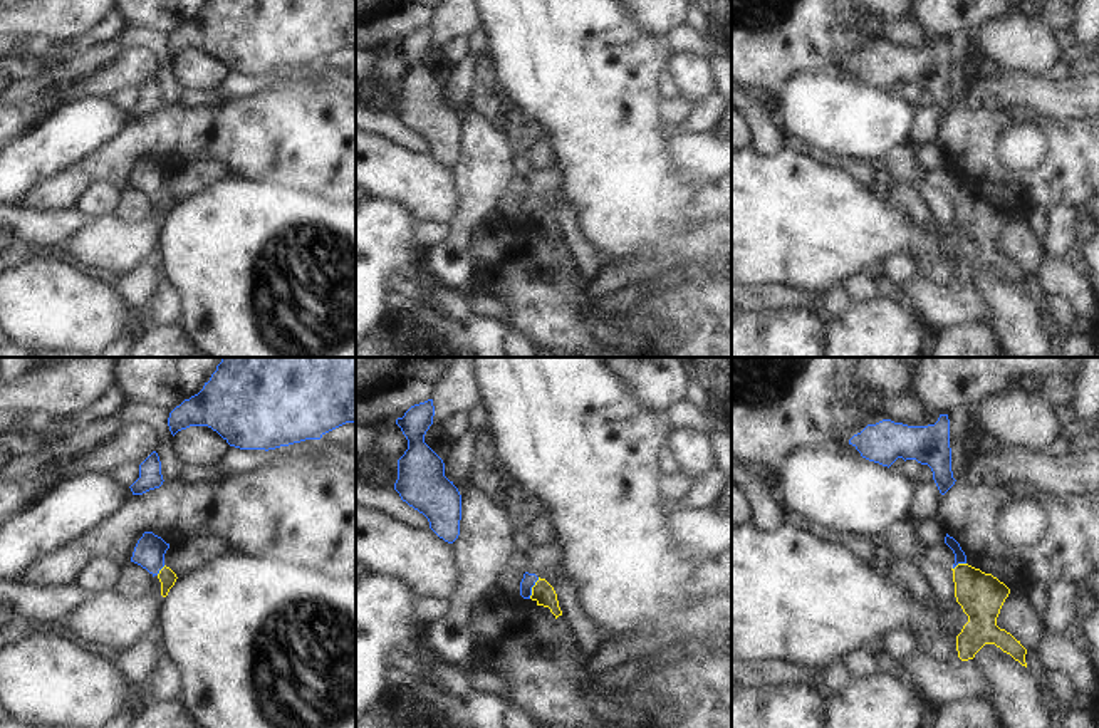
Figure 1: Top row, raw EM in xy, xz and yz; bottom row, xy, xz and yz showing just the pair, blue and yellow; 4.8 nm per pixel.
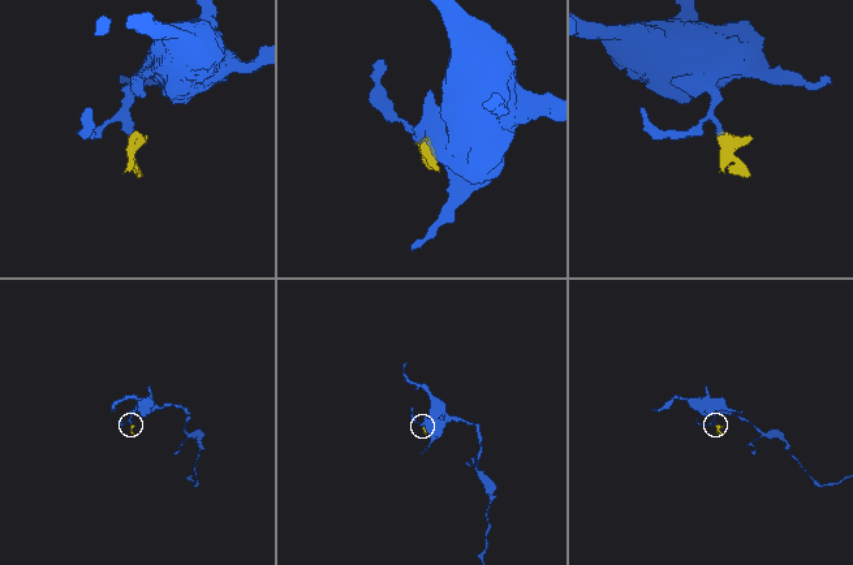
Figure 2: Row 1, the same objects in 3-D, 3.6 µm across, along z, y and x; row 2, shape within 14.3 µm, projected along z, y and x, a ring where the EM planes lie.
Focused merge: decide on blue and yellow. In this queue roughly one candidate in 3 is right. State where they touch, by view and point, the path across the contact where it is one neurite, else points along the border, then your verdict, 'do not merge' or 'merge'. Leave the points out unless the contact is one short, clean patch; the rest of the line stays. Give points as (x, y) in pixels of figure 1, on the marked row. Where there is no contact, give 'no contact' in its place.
xz (532, 586) | along xz (539, 577), (529, 598) | do not merge

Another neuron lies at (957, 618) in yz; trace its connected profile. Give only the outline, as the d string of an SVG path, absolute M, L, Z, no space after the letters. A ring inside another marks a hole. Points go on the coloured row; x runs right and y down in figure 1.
M958 604L951 612L943 607L941 611L943 611L945 622L950 624L958 636L963 626L968 622L968 616L963 612L961 606Z

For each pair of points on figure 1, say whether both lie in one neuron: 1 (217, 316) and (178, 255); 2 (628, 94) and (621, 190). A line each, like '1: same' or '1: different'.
1: same
2: same

